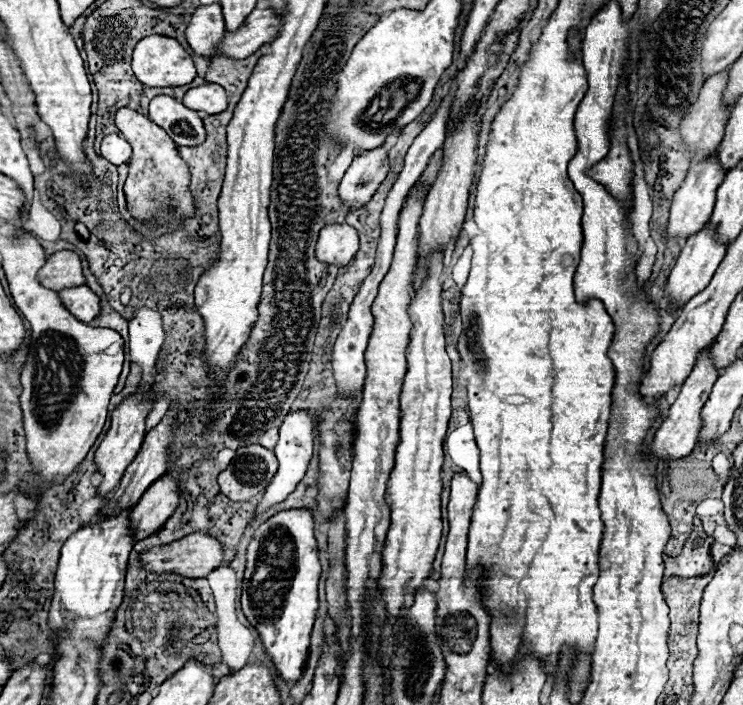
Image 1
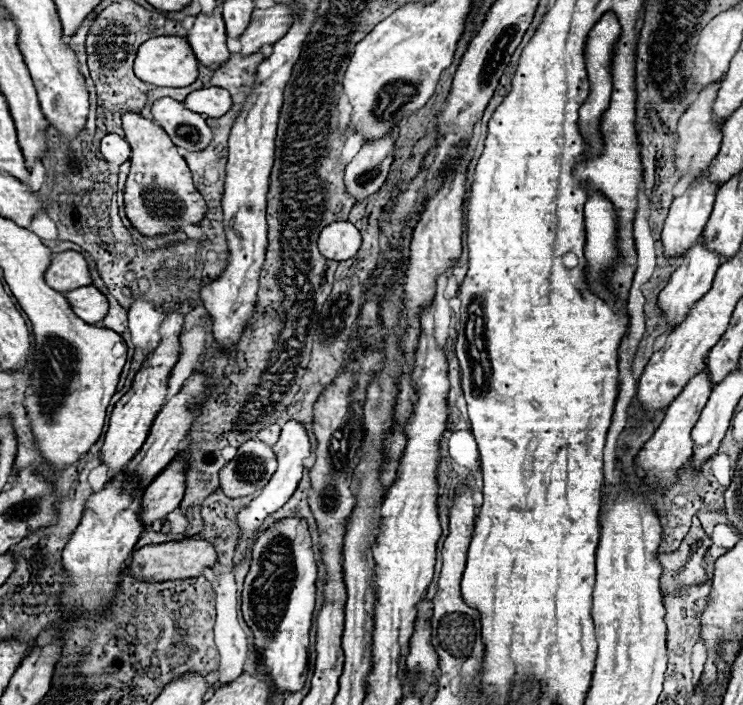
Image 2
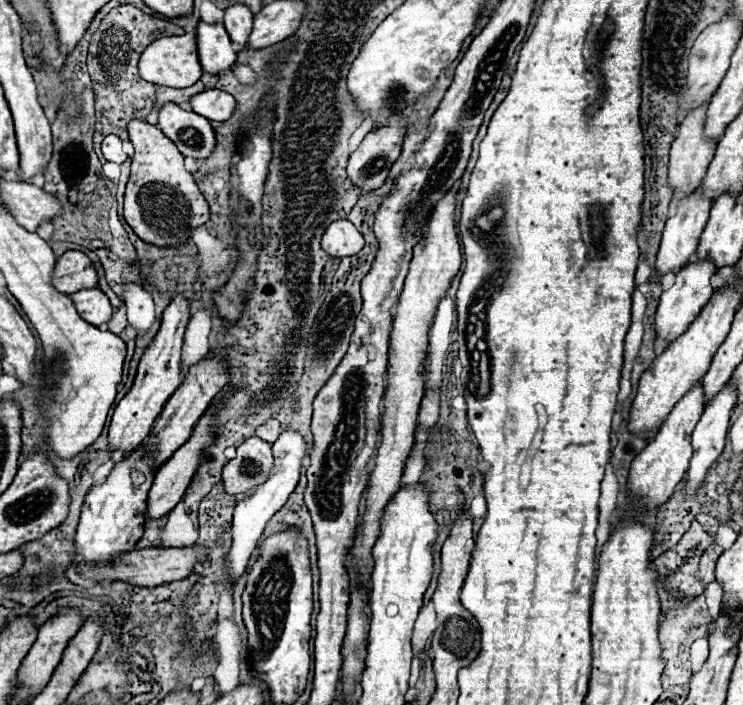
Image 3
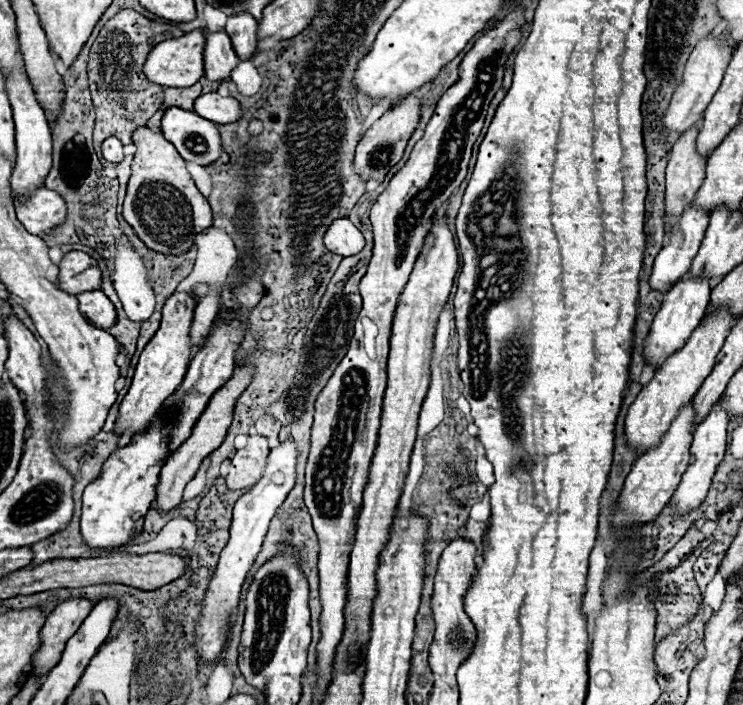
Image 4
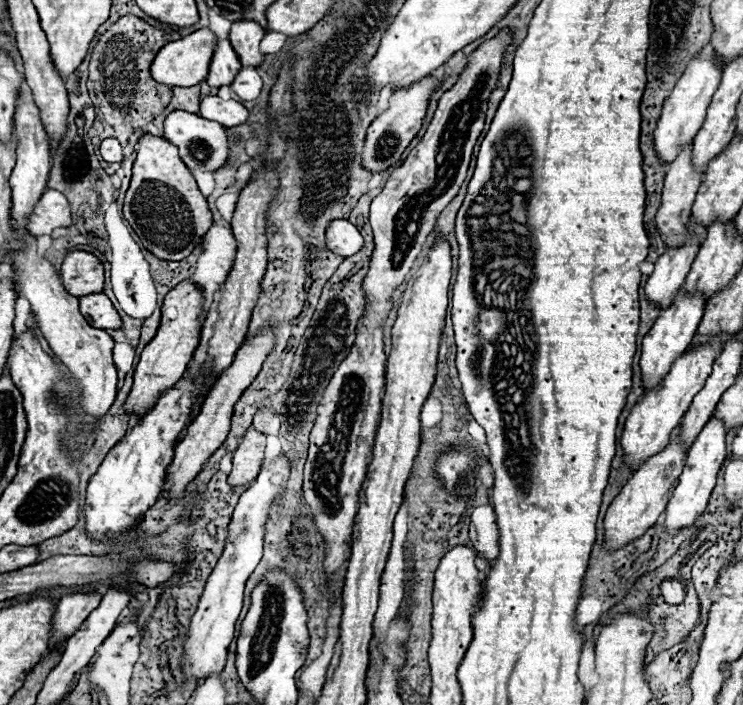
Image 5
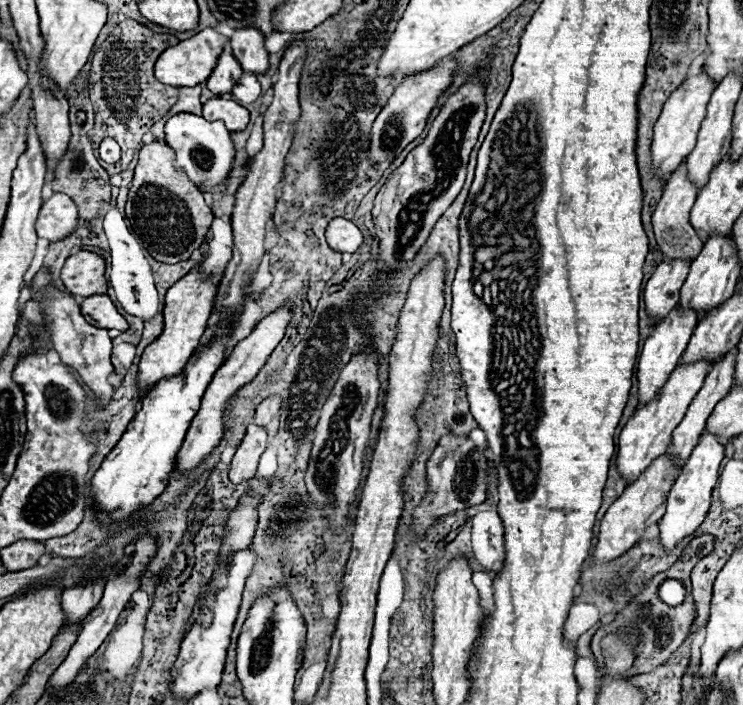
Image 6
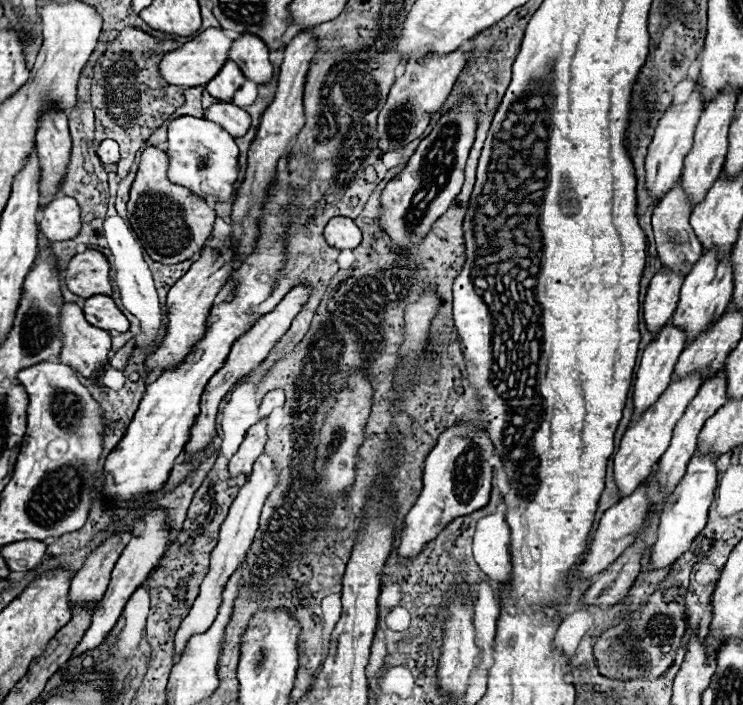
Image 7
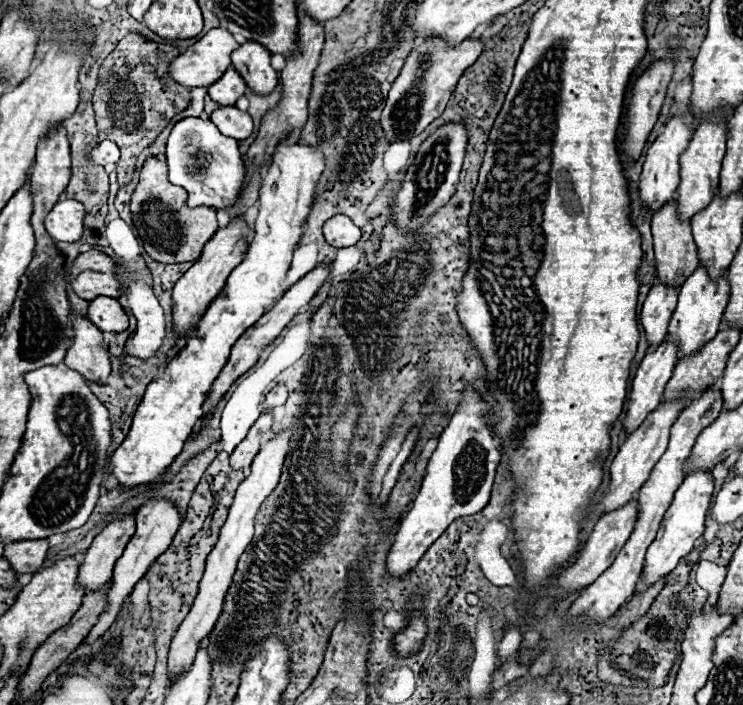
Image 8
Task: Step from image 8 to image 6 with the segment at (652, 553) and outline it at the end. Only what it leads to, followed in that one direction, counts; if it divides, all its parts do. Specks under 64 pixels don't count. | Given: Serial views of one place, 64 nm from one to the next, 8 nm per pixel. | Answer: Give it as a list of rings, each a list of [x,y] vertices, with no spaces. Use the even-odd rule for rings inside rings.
[[[704,432],[700,442],[696,444],[696,448],[692,450],[688,462],[680,470],[680,476],[676,478],[676,484],[672,486],[672,490],[668,494],[666,514],[660,520],[662,546],[674,548],[682,538],[692,534],[704,522],[704,516],[708,514],[708,508],[710,508],[712,490],[718,482],[718,472],[720,472],[722,458],[724,458],[724,446],[720,444],[718,436],[710,434],[710,432]]]

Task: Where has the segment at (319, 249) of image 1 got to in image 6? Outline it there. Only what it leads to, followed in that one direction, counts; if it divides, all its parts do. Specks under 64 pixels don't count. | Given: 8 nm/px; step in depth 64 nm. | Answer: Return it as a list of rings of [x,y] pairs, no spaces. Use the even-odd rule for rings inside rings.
[[[334,218],[326,228],[326,242],[336,252],[354,254],[362,246],[362,232],[350,220]]]

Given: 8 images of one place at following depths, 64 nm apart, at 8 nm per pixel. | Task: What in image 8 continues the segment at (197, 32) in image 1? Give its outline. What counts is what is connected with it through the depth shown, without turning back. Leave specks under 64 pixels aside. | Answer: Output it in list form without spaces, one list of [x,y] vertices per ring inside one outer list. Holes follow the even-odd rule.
[[[230,66],[218,82],[208,86],[208,94],[210,94],[210,98],[214,102],[218,102],[218,104],[230,104],[230,106],[236,104],[236,100],[244,94],[244,90],[246,90],[246,82],[234,70],[234,66]]]

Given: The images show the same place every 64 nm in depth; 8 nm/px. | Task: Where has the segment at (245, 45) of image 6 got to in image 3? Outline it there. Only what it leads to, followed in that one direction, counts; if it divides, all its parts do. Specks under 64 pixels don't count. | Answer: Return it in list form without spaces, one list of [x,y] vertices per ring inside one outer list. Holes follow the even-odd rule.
[[[232,4],[230,8],[226,8],[224,26],[228,30],[230,40],[244,46],[248,36],[250,36],[248,32],[252,28],[252,12],[250,12],[250,8],[246,4]]]

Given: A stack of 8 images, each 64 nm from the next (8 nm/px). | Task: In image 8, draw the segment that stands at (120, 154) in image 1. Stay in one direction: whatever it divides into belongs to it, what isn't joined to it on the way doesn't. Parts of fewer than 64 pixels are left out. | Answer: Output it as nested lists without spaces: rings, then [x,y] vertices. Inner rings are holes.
[[[104,140],[100,144],[96,144],[92,148],[92,154],[90,154],[90,160],[98,166],[106,166],[106,164],[116,164],[120,158],[120,152],[118,152],[118,146],[112,142],[112,140]]]

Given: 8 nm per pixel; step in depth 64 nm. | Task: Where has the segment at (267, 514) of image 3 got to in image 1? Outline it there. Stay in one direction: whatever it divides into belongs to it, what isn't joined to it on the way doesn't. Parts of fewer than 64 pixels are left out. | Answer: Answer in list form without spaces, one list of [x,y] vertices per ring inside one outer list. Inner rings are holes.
[[[296,410],[296,412],[290,412],[286,416],[286,420],[282,422],[280,426],[280,440],[278,440],[278,446],[274,448],[276,456],[278,456],[278,462],[280,462],[280,468],[274,476],[274,480],[270,482],[270,486],[266,488],[266,494],[262,496],[260,504],[256,506],[256,512],[254,514],[262,514],[266,508],[270,508],[272,504],[276,502],[282,502],[294,488],[296,484],[304,478],[306,470],[308,470],[308,464],[310,464],[310,458],[314,454],[314,432],[316,432],[316,426],[318,426],[318,420],[312,412],[308,410]],[[282,510],[258,526],[246,552],[246,576],[240,602],[246,618],[258,630],[266,652],[274,660],[278,674],[290,684],[302,678],[308,656],[310,632],[318,612],[320,572],[314,516],[310,510]]]

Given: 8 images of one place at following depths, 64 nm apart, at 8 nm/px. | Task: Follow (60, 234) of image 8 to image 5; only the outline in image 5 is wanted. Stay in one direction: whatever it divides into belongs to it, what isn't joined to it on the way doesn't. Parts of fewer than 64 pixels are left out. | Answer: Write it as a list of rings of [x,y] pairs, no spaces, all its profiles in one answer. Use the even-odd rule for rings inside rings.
[[[44,190],[26,220],[26,228],[34,236],[50,236],[56,228],[68,228],[70,224],[70,204],[58,190]]]

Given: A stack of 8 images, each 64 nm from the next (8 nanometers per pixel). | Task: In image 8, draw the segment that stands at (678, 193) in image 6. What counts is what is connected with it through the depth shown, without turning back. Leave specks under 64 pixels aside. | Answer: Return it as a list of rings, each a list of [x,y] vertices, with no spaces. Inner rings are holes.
[[[676,196],[670,202],[666,202],[658,212],[654,212],[652,234],[656,252],[656,278],[664,280],[664,284],[676,284],[676,286],[684,284],[686,276],[690,276],[700,262],[698,262],[698,248],[690,232],[690,220],[680,220]]]

